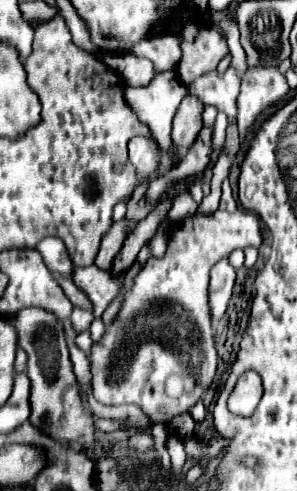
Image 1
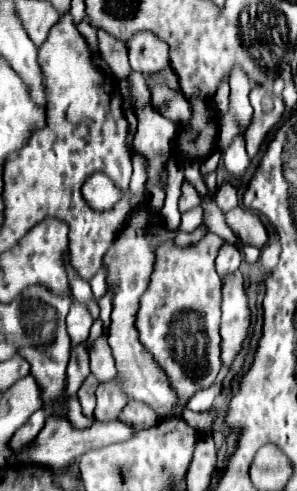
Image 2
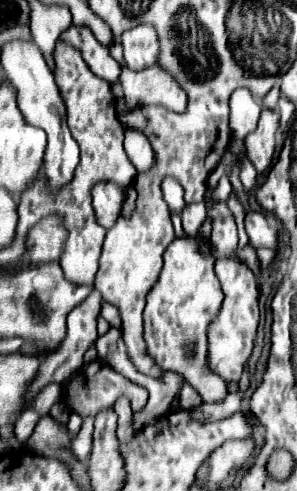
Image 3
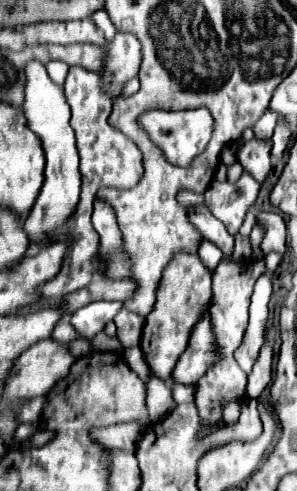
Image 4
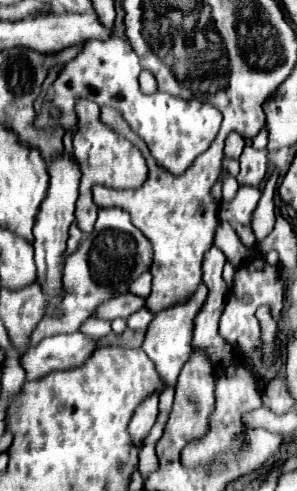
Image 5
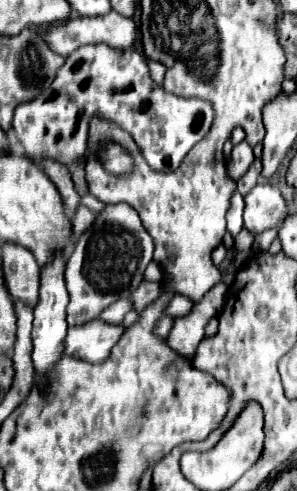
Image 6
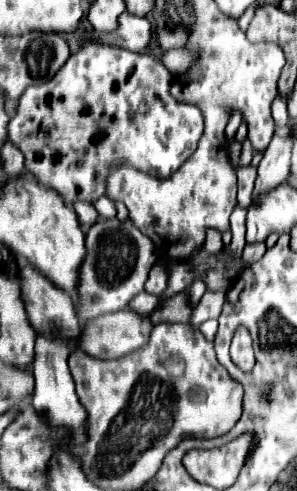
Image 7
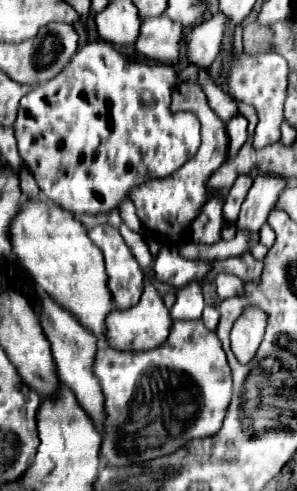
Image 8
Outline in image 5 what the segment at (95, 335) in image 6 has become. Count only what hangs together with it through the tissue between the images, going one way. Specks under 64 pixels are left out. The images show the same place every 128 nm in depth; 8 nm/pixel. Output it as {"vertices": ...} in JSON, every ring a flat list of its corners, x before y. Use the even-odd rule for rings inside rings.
{"vertices":[[74,332,44,338,40,344,28,348,20,366,26,372,26,380,40,380,54,370,68,370,80,366,96,350,96,340]]}

